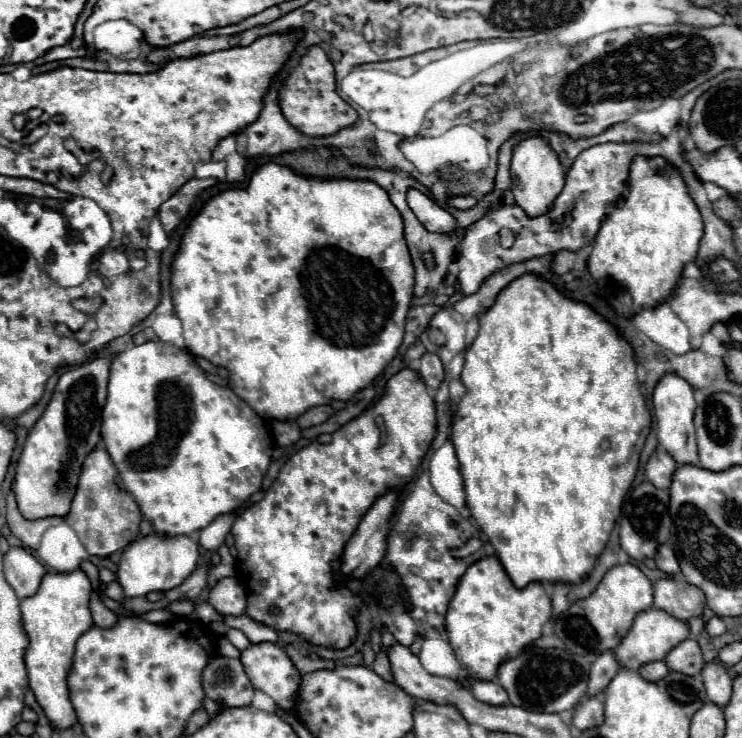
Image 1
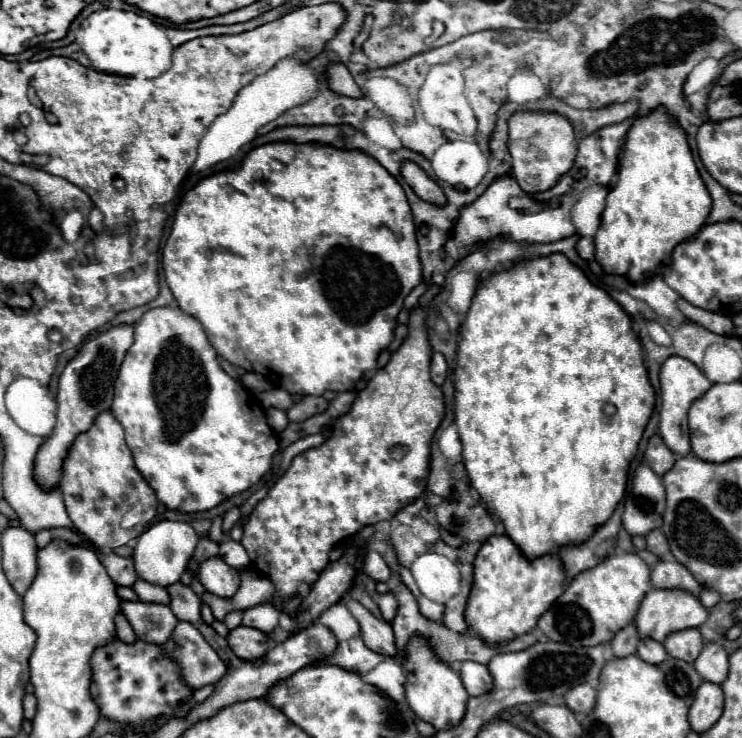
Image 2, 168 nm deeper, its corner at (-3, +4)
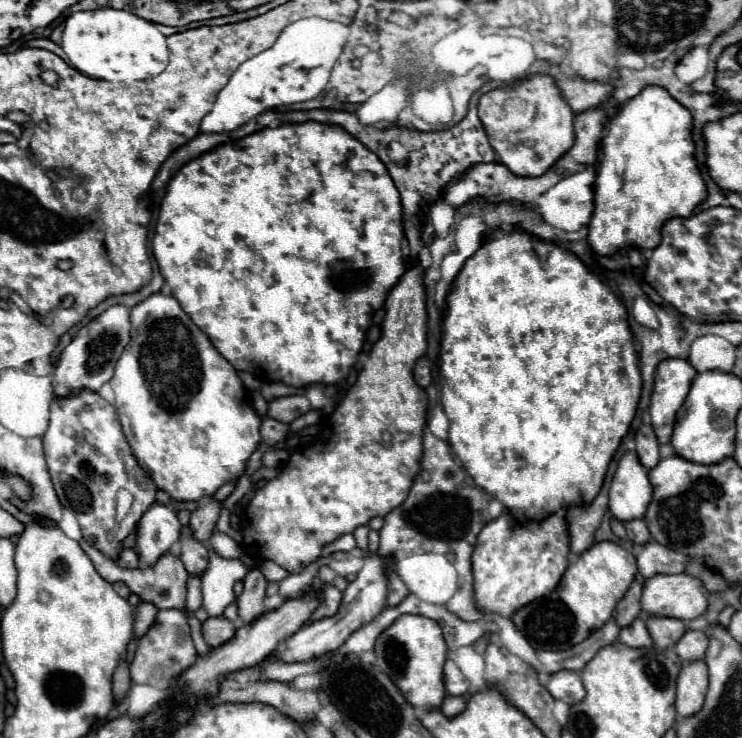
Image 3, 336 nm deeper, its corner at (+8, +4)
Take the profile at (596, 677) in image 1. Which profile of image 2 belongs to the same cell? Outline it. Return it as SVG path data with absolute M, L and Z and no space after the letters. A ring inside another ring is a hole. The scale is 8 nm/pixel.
M631 622L627 628L621 628L615 638L611 640L611 648L613 648L613 656L629 656L635 654L635 648L639 644L639 634L635 624Z

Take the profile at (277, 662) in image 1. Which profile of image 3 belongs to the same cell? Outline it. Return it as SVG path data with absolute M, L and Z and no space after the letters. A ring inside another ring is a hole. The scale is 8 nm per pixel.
M218 616L218 618L208 618L204 624L202 624L202 634L204 634L204 640L212 646L212 648L218 648L226 642L230 642L236 634L236 626L234 622L230 622L228 618L224 616Z

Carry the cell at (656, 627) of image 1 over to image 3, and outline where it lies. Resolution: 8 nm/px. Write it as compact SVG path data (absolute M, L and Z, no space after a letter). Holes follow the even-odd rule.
M690 574L654 576L642 588L642 618L664 616L678 620L694 620L706 612L708 600L702 582Z

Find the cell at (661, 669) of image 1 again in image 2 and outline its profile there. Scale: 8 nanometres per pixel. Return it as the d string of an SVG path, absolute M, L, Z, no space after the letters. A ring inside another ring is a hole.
M641 638L641 640L639 640L637 654L639 654L645 662L649 662L649 664L661 664L661 662L667 658L667 652L665 652L663 644L657 642L657 640L651 640L651 638Z

